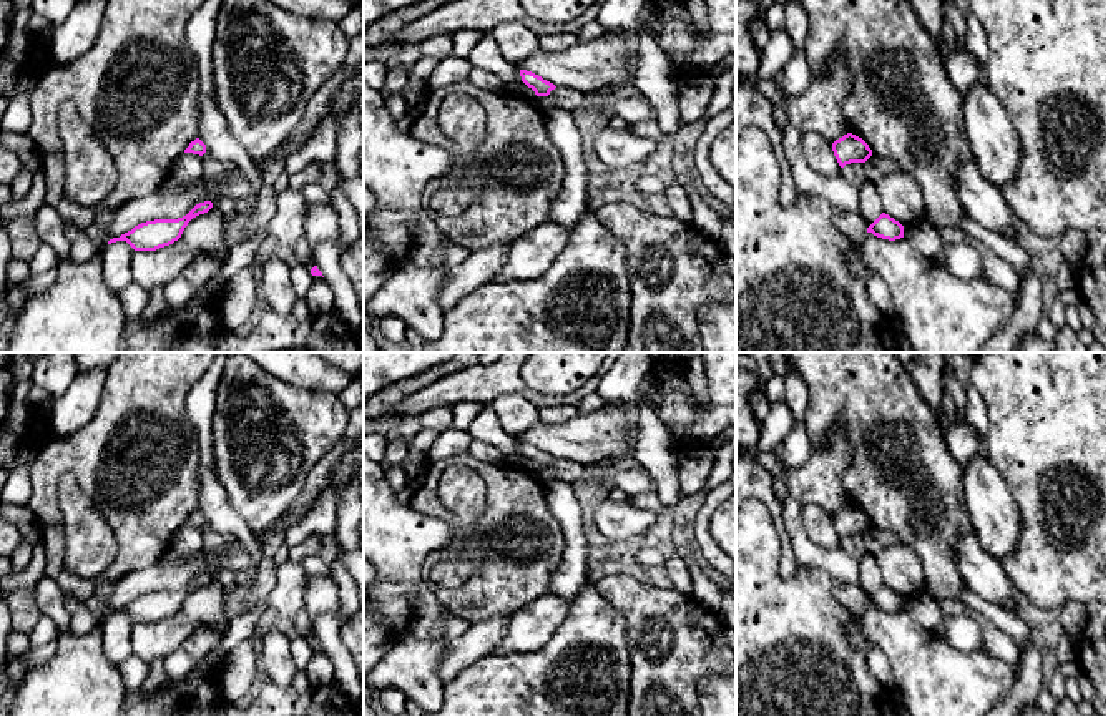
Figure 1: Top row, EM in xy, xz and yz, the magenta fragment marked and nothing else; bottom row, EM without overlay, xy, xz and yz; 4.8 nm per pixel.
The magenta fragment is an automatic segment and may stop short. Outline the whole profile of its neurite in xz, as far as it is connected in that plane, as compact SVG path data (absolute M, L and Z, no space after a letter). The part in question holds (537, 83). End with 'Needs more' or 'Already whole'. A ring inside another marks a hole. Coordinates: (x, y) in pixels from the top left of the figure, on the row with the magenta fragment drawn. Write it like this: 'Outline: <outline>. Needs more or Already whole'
Outline: M520 70L520 76L522 81L532 88L535 91L537 96L548 96L552 90L555 90L556 86L547 80L543 80L542 76L527 71L527 70Z. Already whole

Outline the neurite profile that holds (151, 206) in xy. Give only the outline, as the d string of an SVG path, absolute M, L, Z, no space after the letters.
M193 188L174 194L153 191L151 194L123 203L108 223L93 223L86 231L100 253L110 239L120 238L141 223L183 218L204 201L213 203L214 199L206 191Z

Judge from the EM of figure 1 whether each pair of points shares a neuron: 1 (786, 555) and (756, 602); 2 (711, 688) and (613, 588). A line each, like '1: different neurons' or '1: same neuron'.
1: different neurons
2: different neurons

